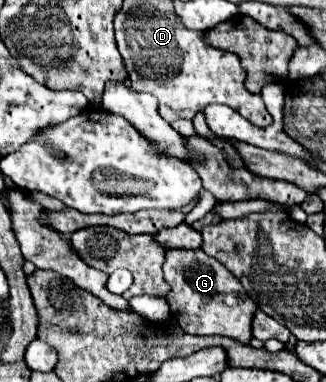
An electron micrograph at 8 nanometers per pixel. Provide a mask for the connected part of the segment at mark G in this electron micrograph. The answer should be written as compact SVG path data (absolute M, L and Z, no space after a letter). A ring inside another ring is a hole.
M167 249L163 275L171 285L171 291L165 297L171 307L171 317L181 325L185 333L225 335L245 345L251 341L251 321L257 305L235 279L235 275L231 275L231 271L217 259L207 257L207 253L201 249Z

